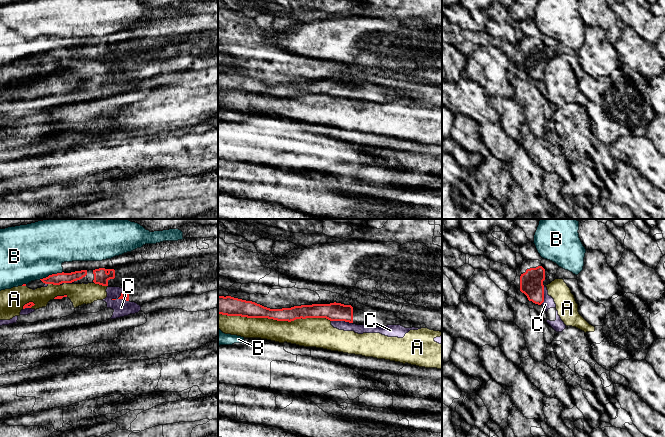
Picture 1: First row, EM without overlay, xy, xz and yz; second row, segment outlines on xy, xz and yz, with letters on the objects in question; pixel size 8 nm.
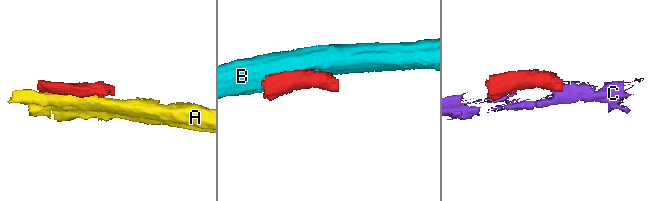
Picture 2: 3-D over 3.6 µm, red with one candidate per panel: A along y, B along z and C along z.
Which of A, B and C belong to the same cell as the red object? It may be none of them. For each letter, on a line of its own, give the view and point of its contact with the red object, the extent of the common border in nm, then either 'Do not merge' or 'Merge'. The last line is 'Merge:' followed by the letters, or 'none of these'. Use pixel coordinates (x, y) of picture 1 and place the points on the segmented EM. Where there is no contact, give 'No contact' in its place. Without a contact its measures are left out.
A: Touches red at xz (274, 319). Shared border 900 nm. Do not merge
B: Touches red at xy (50, 275). Shared border 200 nm. Do not merge
C: Touches red at xy (120, 296). Shared border 140 nm. Do not merge
Merge: none of these

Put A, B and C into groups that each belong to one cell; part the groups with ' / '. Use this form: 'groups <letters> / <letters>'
groups A C / B

